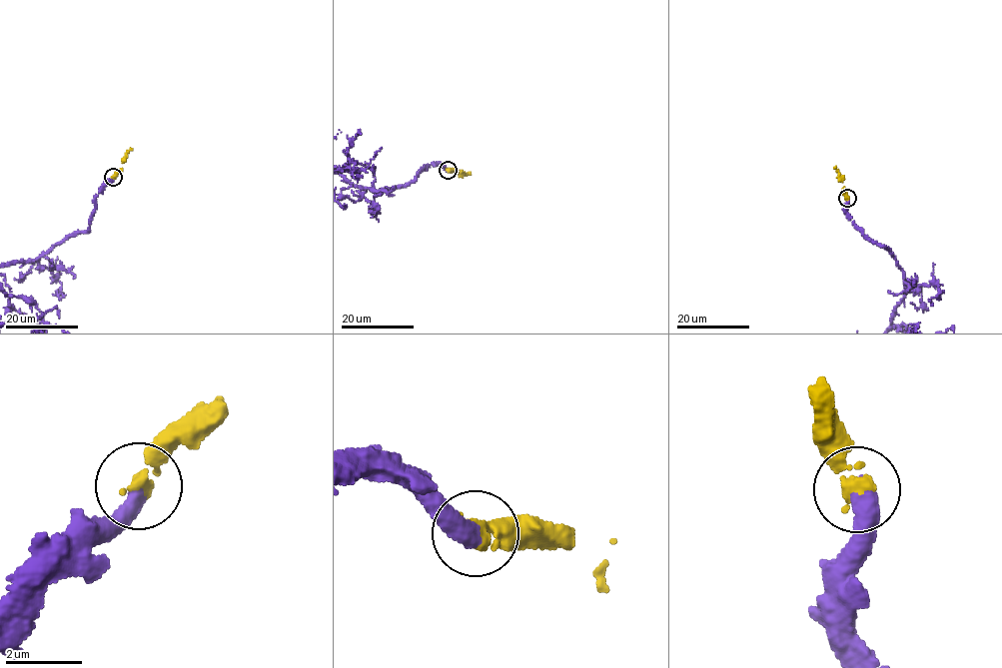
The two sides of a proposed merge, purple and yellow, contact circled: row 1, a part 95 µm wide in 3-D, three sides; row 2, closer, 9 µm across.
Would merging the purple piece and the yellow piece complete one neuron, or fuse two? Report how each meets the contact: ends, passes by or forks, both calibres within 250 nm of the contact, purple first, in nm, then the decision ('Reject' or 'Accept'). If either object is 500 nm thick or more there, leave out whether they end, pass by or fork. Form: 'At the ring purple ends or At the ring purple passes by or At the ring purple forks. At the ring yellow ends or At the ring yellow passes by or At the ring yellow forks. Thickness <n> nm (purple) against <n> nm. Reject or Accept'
At the ring purple ends. At the ring yellow passes by. Thickness 480 nm (purple) against 280 nm. Accept

